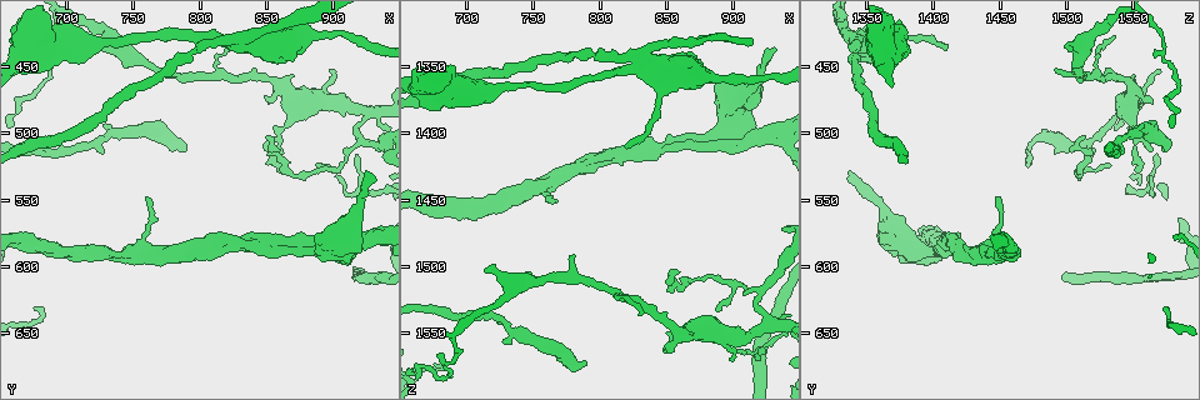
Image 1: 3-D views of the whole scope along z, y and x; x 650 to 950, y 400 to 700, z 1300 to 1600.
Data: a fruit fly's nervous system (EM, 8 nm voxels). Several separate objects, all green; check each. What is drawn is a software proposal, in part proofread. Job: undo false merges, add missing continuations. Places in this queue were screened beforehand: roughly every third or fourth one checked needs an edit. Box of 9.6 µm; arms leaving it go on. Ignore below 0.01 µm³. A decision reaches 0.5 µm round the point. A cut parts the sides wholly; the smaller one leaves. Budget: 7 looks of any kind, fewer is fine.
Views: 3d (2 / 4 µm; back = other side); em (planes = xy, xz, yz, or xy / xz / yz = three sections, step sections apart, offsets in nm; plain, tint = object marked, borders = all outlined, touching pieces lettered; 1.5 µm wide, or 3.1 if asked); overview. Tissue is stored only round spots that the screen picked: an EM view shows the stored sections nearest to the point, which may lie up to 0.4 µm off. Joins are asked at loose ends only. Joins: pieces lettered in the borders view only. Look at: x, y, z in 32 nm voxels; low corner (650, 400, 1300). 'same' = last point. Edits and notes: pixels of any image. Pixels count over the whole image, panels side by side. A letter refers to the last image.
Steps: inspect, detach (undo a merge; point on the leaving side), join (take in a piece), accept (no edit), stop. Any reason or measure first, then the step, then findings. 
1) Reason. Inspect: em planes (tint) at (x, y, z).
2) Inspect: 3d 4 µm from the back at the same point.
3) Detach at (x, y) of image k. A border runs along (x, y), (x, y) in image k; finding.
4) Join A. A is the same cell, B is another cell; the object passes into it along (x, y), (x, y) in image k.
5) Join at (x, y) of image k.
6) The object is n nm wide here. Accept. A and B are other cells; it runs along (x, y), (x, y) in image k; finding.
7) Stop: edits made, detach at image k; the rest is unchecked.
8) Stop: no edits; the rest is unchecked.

Inspect: 3d 4 µm at (926, 526, 1338).

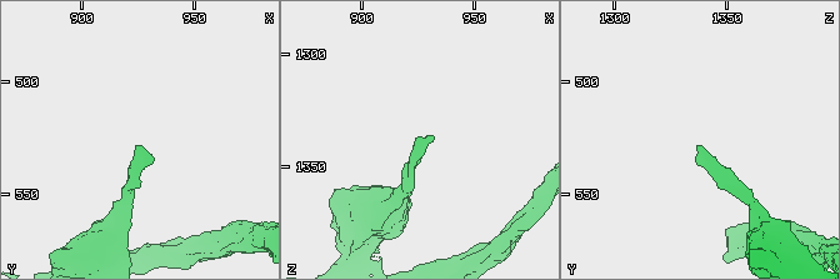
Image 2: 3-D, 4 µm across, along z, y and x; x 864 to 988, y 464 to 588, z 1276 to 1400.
Need the tissue. Inspect: em planes (plain) at (925, 528, 1336).

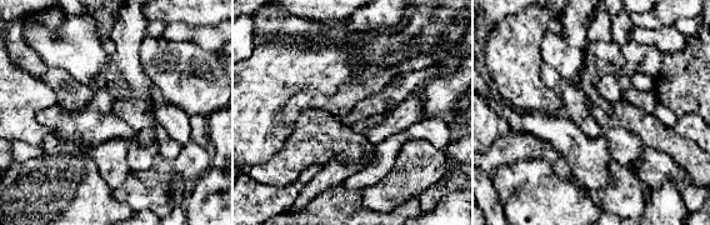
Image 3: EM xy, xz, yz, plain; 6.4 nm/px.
Inspect: em planes (borders) at the same point.

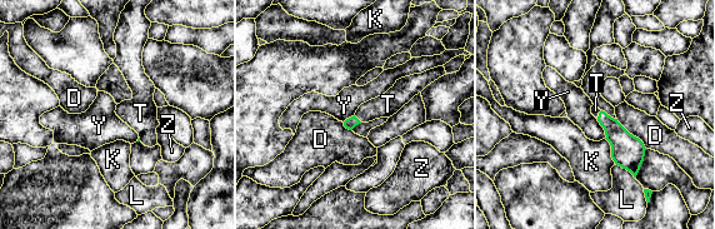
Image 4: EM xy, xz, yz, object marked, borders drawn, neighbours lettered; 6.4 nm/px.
Join at (388, 104) of image 4. T is the same cell, D, K, L, Y and Z are other cells; the object passes into it along (350, 123), (356, 118), (388, 104) in image 4; it goes on there.

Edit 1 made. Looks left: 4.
Thick end. Inspect: 3d 2 µm at (850, 478, 1564).

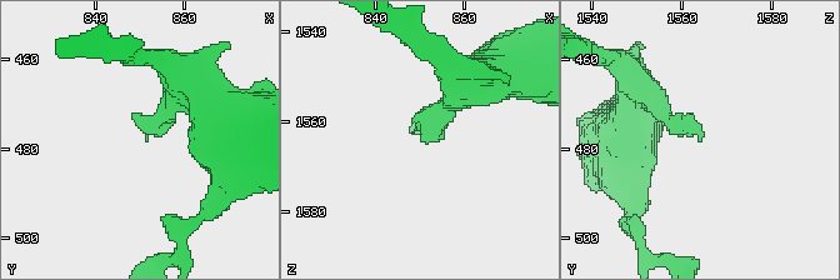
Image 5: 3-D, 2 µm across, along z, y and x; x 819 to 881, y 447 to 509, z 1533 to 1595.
Shape alone is not enough. Inspect: em planes (plain) at (852, 478, 1564).

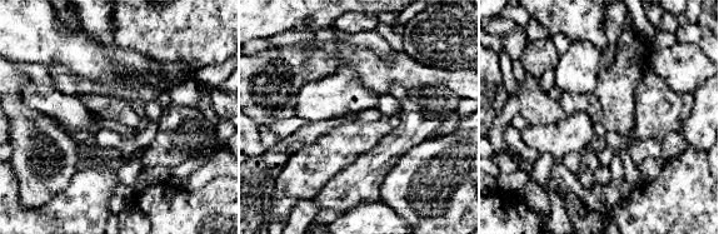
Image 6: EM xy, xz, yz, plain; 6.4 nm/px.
Inspect: em planes (borders) at the same point.

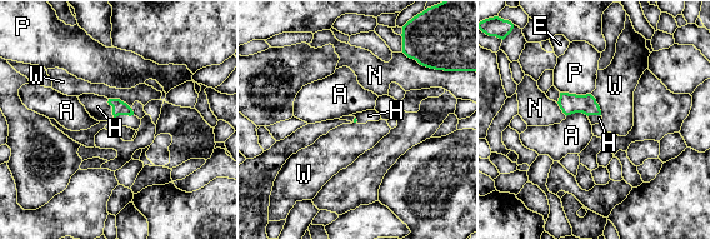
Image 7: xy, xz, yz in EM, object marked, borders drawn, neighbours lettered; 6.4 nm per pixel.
Join at (98, 106) of image 7. H is the same cell, A, E, N, P and W are other cells; the object passes into it along (119, 108), (115, 116), (98, 106) in image 7; it goes on there.

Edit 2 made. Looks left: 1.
Stop: edits made, join at image 4, join at image 7; the rest is unchecked.

